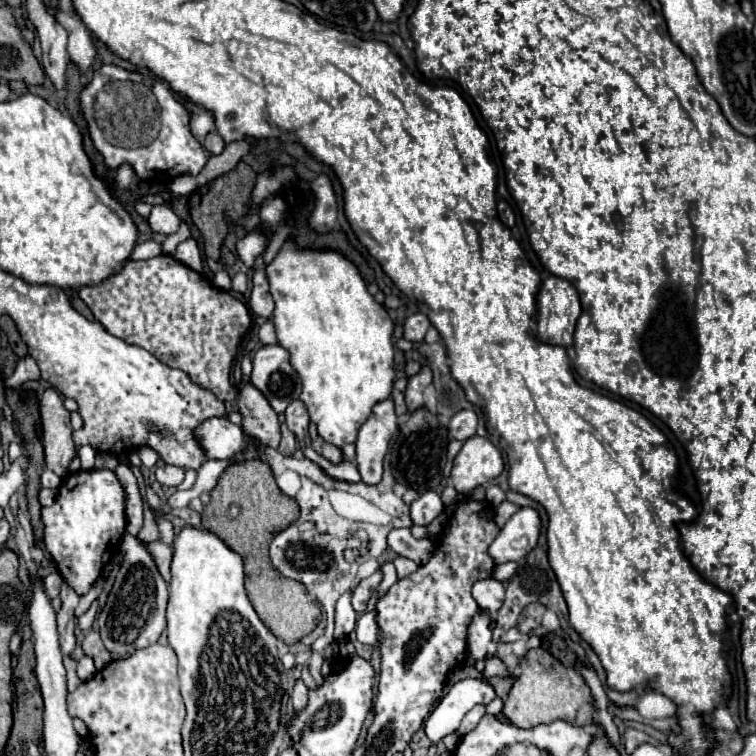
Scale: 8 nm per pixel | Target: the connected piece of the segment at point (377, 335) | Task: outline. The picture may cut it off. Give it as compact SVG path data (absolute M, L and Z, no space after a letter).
M287 239L267 265L267 277L275 301L271 321L275 323L279 345L291 353L291 365L303 381L301 401L307 405L311 421L317 423L317 431L327 443L337 447L355 443L359 427L371 415L371 407L391 395L395 377L393 320L387 309L369 295L359 269L339 251L303 249L293 239Z

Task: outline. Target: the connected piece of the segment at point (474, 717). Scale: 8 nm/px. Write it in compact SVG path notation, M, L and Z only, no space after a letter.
M475 705L461 721L461 727L459 727L459 735L465 735L469 733L471 729L475 729L475 725L481 721L481 717L485 715L485 705Z

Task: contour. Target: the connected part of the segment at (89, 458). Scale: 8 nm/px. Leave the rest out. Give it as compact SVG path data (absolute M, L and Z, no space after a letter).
M85 445L85 447L81 447L81 449L77 451L77 455L79 455L79 459L81 459L81 467L83 467L83 469L93 469L93 467L95 467L95 451L93 451L93 447Z

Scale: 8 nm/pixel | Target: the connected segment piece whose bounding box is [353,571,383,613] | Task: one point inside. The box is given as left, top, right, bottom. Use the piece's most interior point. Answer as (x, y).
(366, 589)

